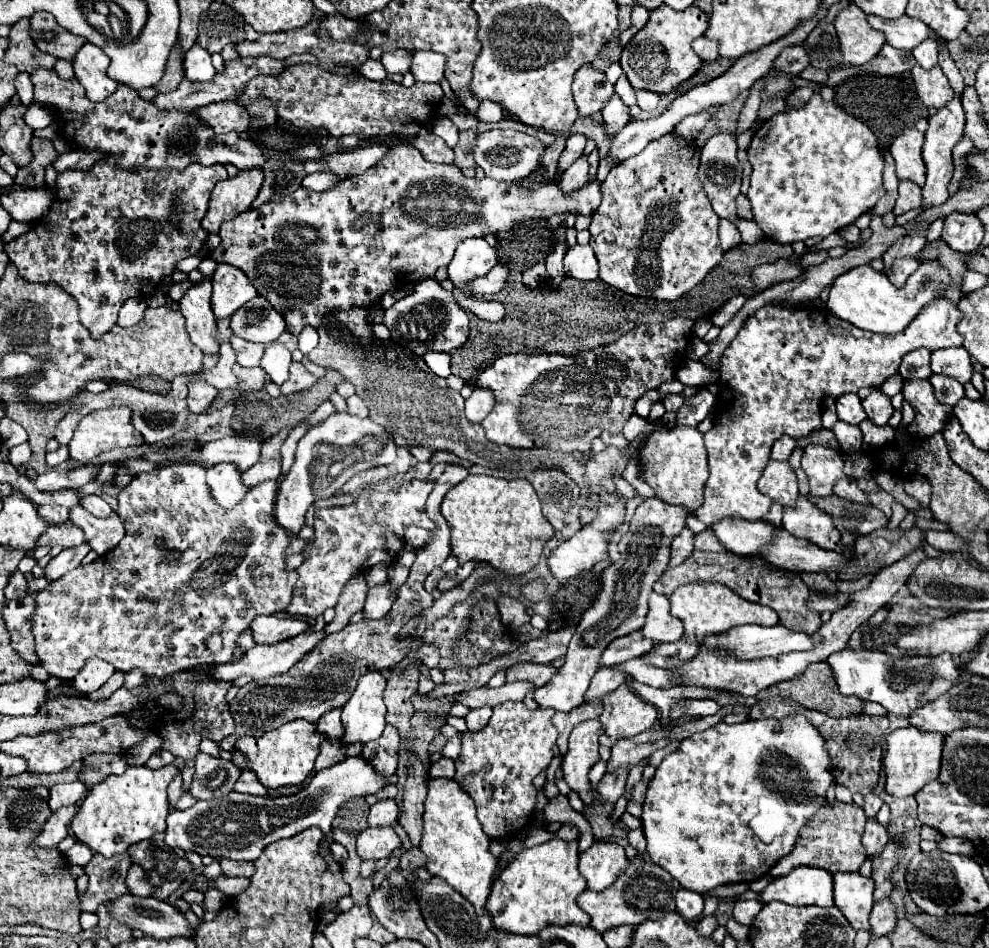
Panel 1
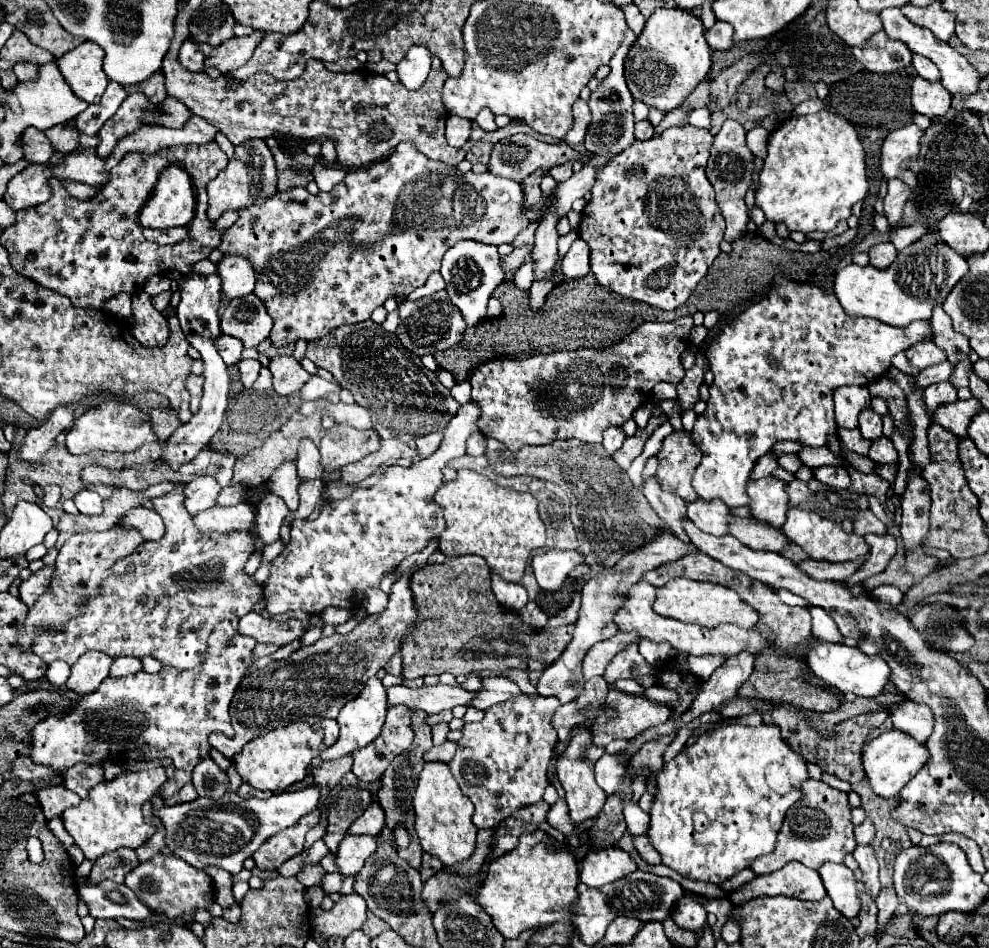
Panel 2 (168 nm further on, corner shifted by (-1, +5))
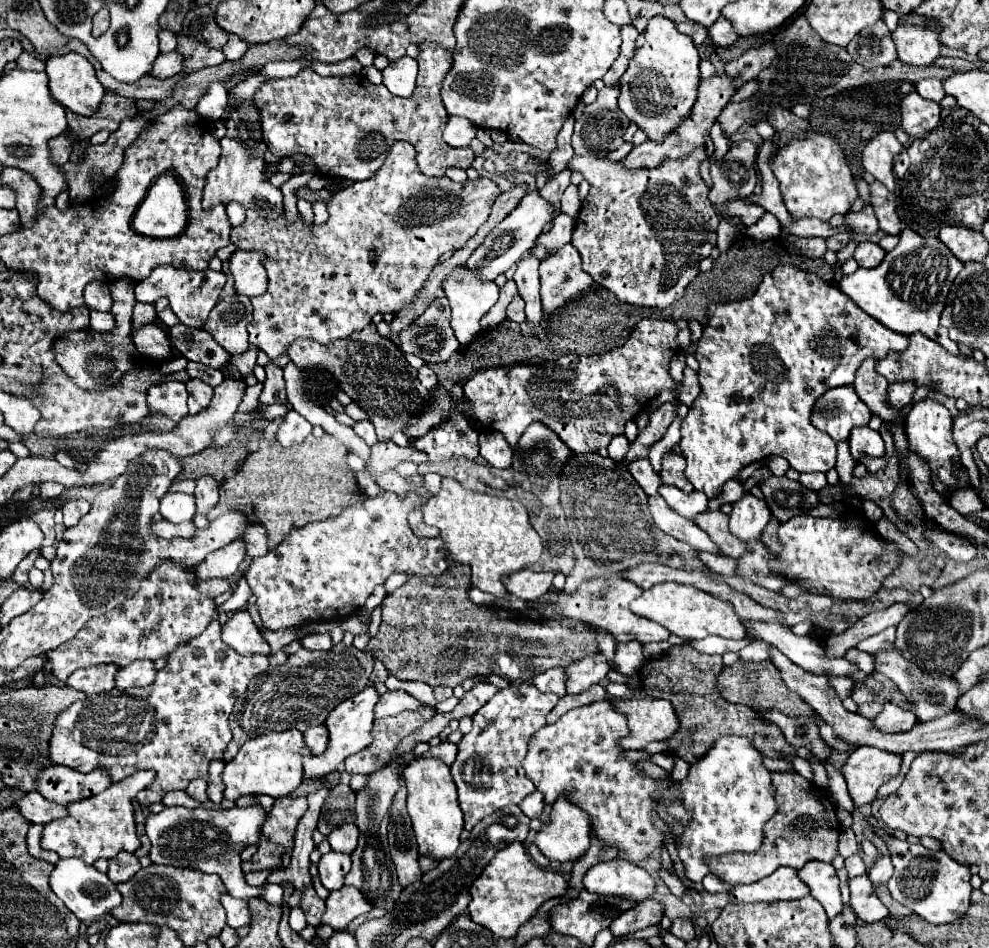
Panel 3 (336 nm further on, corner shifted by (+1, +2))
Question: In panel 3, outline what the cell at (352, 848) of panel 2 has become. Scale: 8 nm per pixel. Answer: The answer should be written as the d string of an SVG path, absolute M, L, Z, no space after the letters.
M326 853L322 855L320 863L318 863L318 873L320 873L320 881L328 891L336 891L344 885L344 877L350 871L350 855L346 853Z

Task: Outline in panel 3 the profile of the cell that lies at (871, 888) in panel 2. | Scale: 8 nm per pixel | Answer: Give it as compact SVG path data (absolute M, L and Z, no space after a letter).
M866 873L850 879L850 903L860 923L884 921L890 915L888 907L878 899L874 885Z

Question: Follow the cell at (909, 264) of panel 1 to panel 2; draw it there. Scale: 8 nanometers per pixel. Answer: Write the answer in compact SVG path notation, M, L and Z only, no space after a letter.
M890 242L874 244L868 250L868 256L870 256L870 264L874 268L888 268L896 260L896 248Z

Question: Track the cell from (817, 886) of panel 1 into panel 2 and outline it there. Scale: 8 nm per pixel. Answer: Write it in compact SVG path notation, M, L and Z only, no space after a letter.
M790 862L770 876L756 876L742 888L730 892L728 900L732 902L732 906L738 906L748 902L750 898L778 894L798 900L820 900L826 896L826 890L816 870L806 868L800 862Z

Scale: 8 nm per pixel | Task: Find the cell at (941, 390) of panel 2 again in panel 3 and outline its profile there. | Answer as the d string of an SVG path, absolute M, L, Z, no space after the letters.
M922 399L918 403L912 405L908 417L906 417L906 435L908 435L908 443L910 443L910 449L918 455L922 455L924 459L928 459L932 471L938 475L938 479L948 485L948 487L956 487L956 479L952 475L952 465L958 463L958 447L952 439L952 415L950 411L934 401L934 399Z

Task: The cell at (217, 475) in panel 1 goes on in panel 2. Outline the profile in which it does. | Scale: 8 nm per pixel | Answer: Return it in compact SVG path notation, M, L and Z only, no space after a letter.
M194 478L190 484L186 484L184 488L184 508L188 510L190 516L216 506L216 496L220 492L220 486L216 486L216 482L212 482L212 478Z

